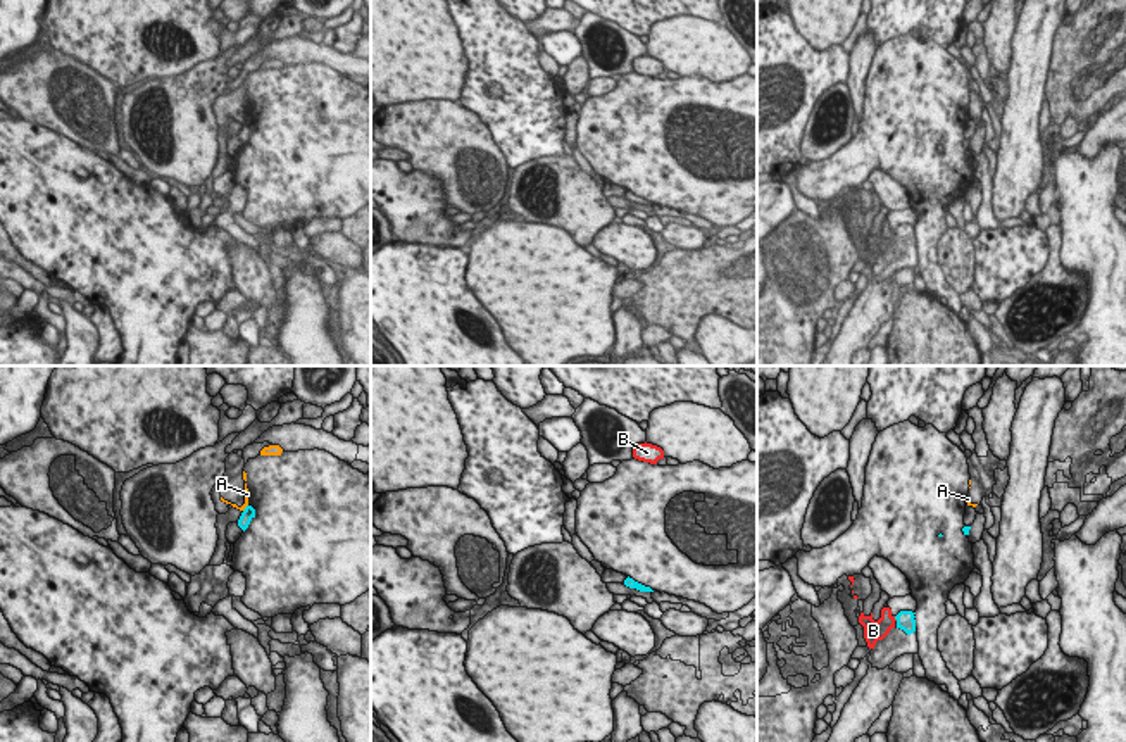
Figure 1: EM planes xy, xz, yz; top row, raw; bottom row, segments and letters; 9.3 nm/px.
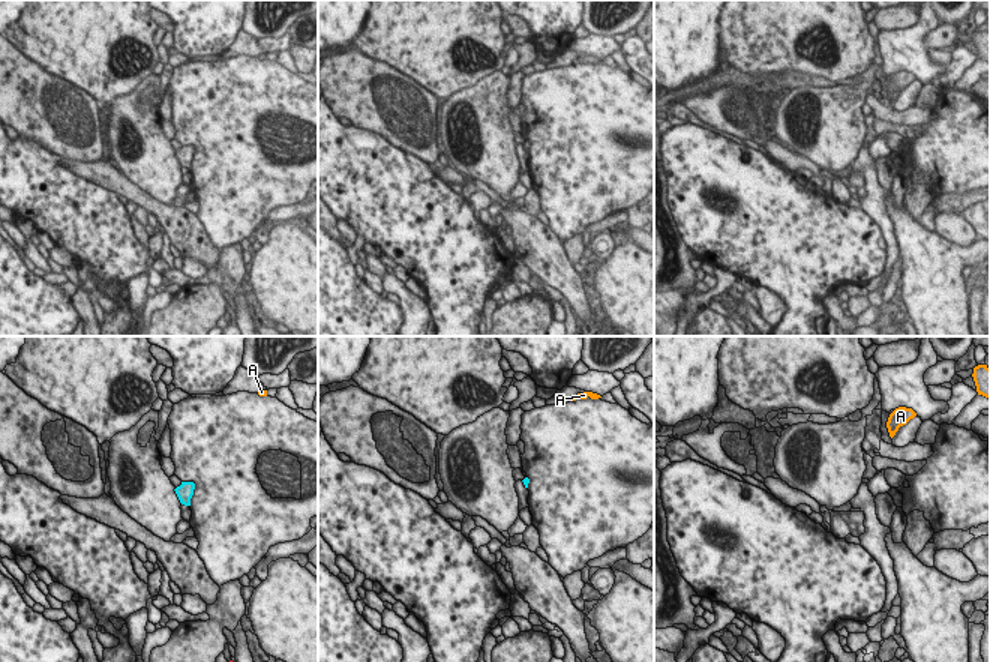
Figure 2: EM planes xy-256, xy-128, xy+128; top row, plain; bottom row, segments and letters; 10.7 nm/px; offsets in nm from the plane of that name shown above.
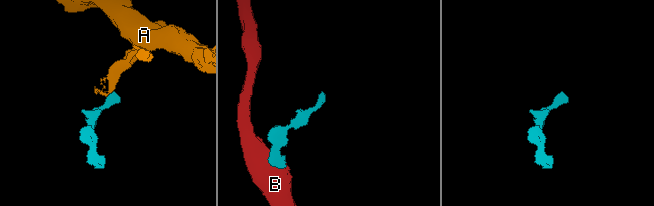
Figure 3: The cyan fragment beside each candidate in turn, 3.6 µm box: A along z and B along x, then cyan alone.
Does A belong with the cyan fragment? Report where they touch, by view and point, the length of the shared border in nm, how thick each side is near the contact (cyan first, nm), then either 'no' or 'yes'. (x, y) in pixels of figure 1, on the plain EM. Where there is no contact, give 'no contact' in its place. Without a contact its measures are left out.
meets cyan in xy at (245, 121); contact 90 nm long; 120 nm thick on the cyan side, 50 nm on the other; no

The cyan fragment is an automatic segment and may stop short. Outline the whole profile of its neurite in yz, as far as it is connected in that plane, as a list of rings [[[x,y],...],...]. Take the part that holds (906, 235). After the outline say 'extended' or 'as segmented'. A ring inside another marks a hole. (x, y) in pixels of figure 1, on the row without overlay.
[[[900,224],[895,230],[895,240],[890,247],[878,254],[874,262],[871,264],[869,276],[873,281],[885,283],[890,280],[897,271],[904,267],[917,267],[919,255],[917,255],[917,242],[916,242],[916,226],[912,224]]]; extended

